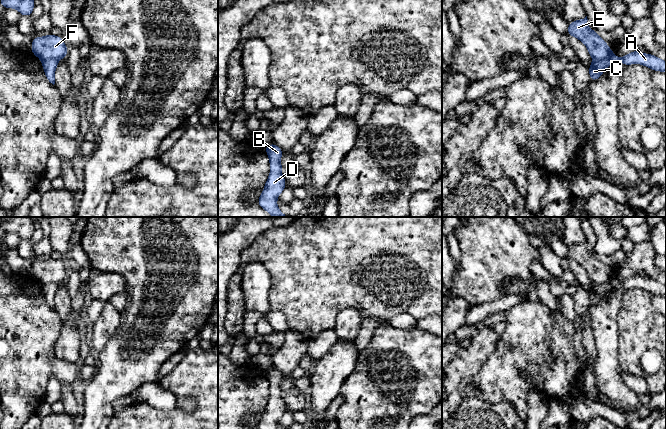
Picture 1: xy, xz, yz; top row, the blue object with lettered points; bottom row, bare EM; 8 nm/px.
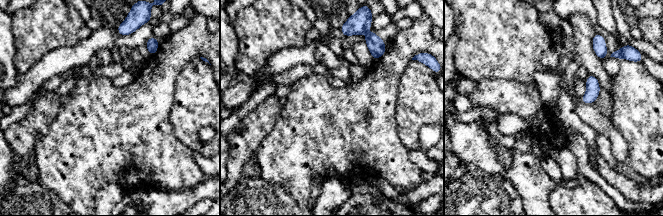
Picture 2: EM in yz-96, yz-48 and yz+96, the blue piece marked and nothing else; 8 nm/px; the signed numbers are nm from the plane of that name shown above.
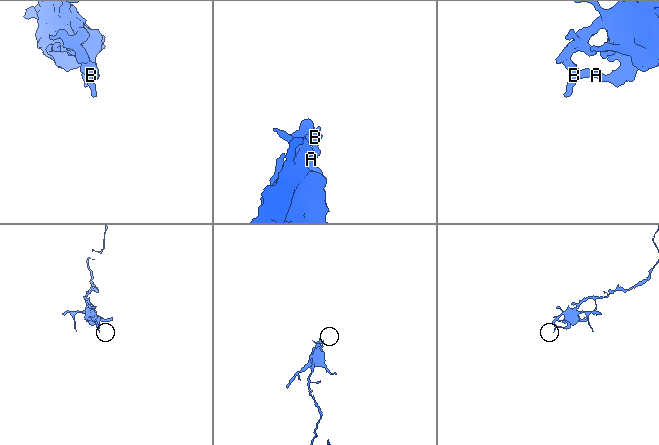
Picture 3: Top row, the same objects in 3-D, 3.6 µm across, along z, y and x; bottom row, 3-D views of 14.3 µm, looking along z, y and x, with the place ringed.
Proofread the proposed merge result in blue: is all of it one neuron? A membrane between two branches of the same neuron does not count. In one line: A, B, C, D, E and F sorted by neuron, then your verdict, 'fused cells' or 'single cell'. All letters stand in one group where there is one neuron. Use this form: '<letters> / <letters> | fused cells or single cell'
A B C D / E F | fused cells

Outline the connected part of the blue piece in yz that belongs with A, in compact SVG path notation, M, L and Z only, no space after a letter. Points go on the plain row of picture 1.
M633 275L627 279L618 282L613 276L602 284L593 284L589 290L590 304L598 304L603 298L604 294L611 288L622 286L626 290L631 288L641 288L647 290L651 294L666 297L666 286L652 278L644 278L641 275Z

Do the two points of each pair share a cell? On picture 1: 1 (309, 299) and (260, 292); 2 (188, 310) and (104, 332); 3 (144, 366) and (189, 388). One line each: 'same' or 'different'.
1: different
2: different
3: different

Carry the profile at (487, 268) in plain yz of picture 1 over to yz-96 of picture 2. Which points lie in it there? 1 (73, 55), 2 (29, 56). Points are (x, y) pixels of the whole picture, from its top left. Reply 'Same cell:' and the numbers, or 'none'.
Same cell: 2

